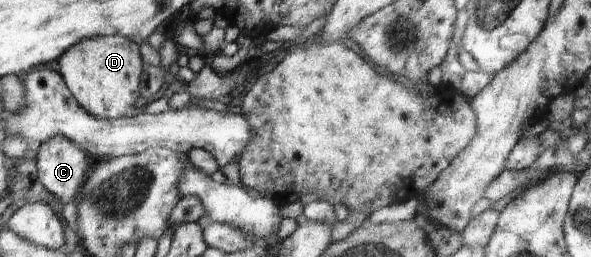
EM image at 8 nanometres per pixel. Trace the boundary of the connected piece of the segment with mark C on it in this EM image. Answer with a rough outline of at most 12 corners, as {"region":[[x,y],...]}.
{"region":[[65,136],[40,144],[37,178],[59,203],[74,202],[89,168]]}

